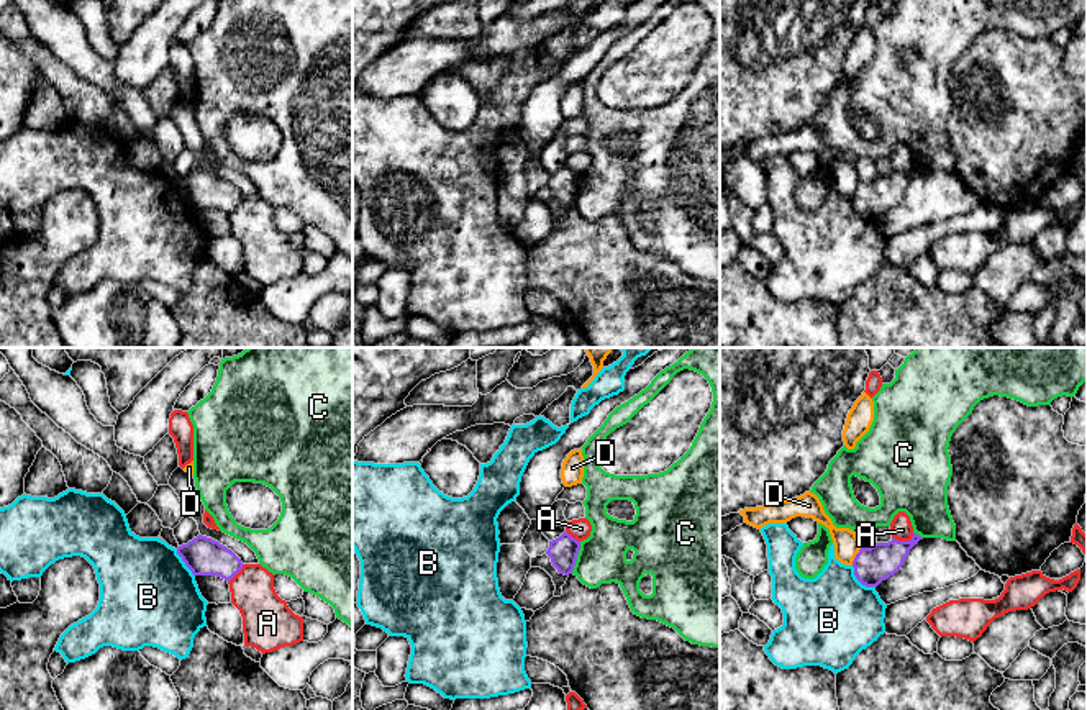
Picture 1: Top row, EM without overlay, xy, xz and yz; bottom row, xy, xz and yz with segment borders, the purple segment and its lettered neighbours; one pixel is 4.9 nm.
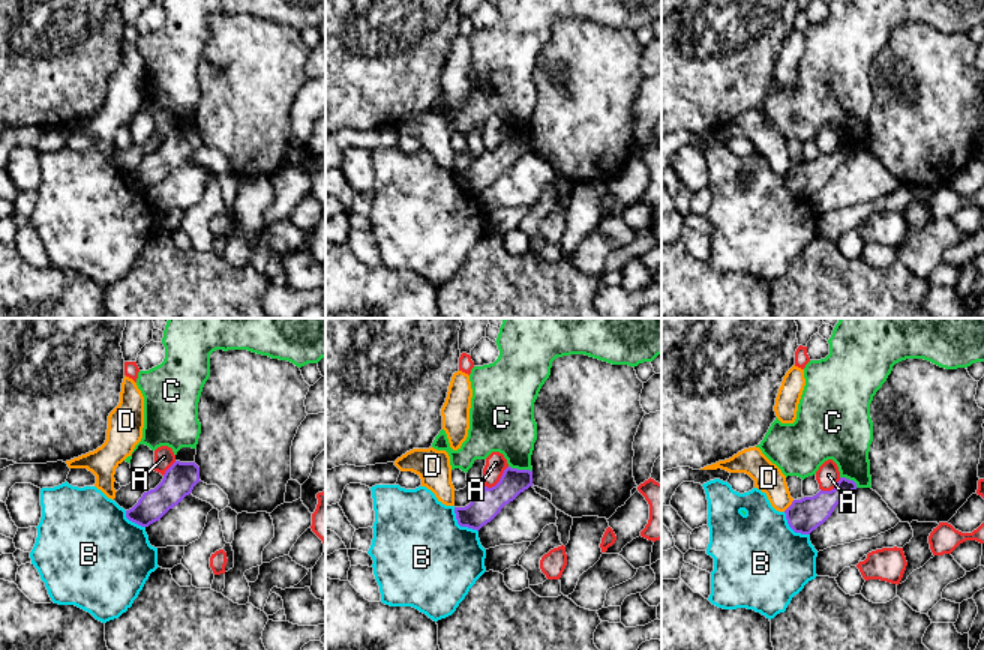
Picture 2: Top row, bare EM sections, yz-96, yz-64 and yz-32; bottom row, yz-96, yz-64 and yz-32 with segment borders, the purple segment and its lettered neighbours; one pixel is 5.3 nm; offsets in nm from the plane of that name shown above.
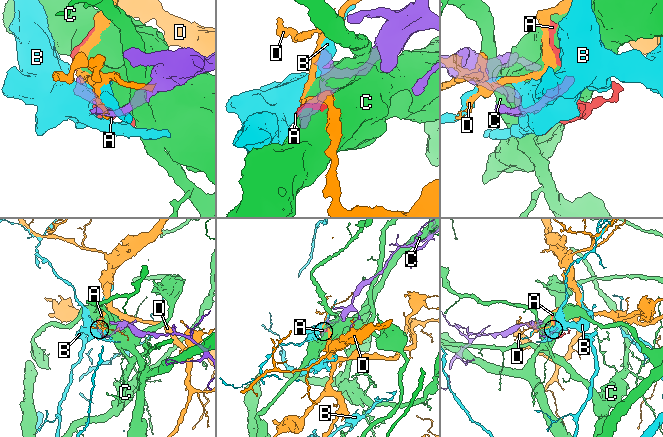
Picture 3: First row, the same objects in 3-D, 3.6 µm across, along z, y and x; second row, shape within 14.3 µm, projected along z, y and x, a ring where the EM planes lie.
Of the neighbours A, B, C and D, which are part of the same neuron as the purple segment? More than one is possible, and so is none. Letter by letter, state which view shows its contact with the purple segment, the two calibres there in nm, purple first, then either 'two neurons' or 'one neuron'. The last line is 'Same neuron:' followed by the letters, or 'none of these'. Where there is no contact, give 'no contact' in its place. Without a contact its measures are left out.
A: yz | 180/110 nm | two neurons
B: yz | 180/440 nm | two neurons
C: xz | 140/240 nm | two neurons
D: yz | 180/130 nm | two neurons
Same neuron: none of these

